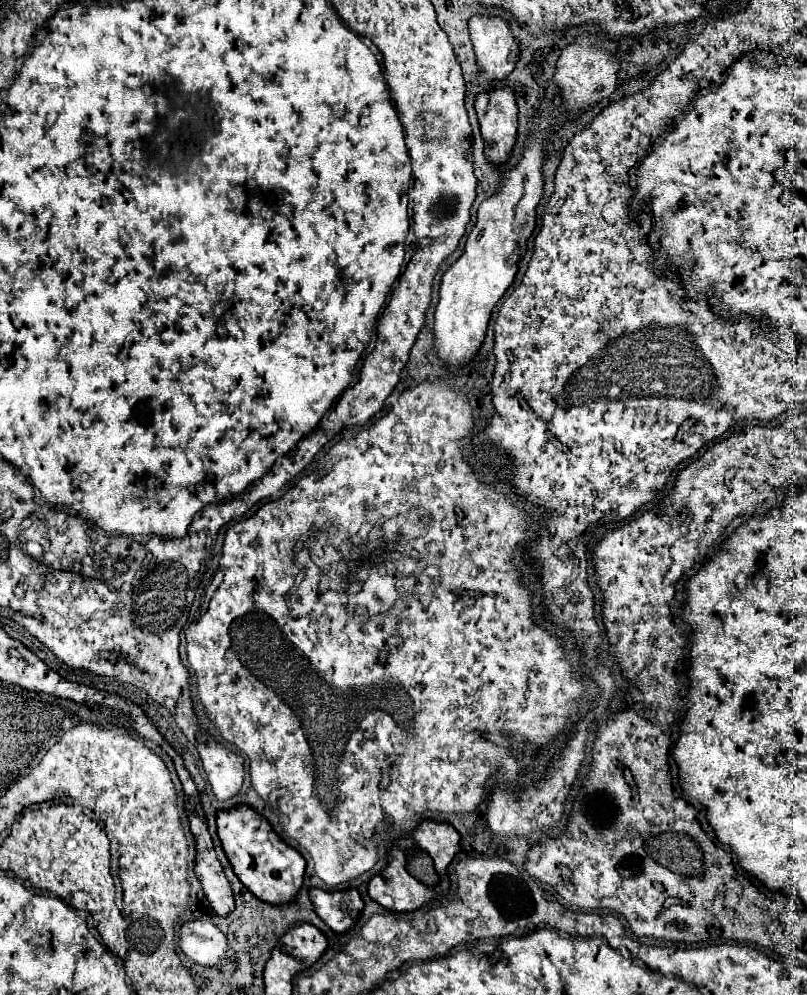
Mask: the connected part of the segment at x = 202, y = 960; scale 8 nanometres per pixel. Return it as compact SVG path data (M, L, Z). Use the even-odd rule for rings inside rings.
M192 920L180 930L180 948L196 964L214 968L226 958L228 942L210 920Z

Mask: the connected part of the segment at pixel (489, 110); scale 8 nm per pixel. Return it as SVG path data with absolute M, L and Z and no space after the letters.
M510 86L480 92L474 102L482 138L486 142L486 158L492 164L506 162L516 142L518 108Z

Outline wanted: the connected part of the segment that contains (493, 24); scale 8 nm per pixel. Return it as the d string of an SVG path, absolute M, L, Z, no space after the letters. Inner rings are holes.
M474 14L468 26L482 74L490 80L504 80L514 70L520 54L508 20L500 16Z

